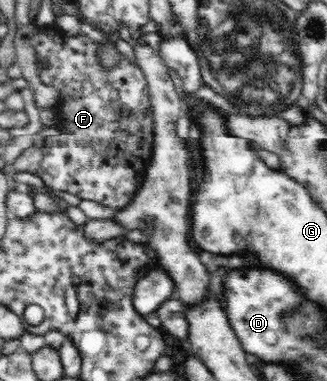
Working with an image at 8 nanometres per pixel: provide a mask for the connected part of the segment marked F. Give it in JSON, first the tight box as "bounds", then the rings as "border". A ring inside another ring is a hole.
{"bounds":[28,26,154,214],"border":[[[47,26],[40,27],[38,32],[34,32],[29,37],[32,43],[28,43],[30,48],[33,48],[35,54],[35,67],[37,70],[37,77],[41,80],[41,84],[44,86],[52,87],[58,93],[58,104],[53,106],[55,112],[55,118],[57,118],[56,125],[58,130],[61,130],[60,135],[51,135],[48,141],[41,148],[42,160],[40,166],[35,172],[43,180],[43,184],[46,187],[62,192],[68,192],[72,196],[78,196],[81,200],[88,200],[92,205],[100,205],[105,207],[103,210],[110,210],[110,214],[117,211],[122,211],[130,206],[132,200],[140,188],[145,175],[147,174],[147,168],[152,158],[152,144],[154,144],[154,111],[152,111],[152,104],[149,94],[149,85],[143,70],[138,66],[138,63],[134,63],[132,59],[122,55],[119,61],[115,65],[102,65],[100,63],[100,43],[98,43],[98,37],[94,36],[90,30],[86,30],[82,34],[76,34],[76,36],[69,36],[66,32],[63,32],[57,27]]]}

